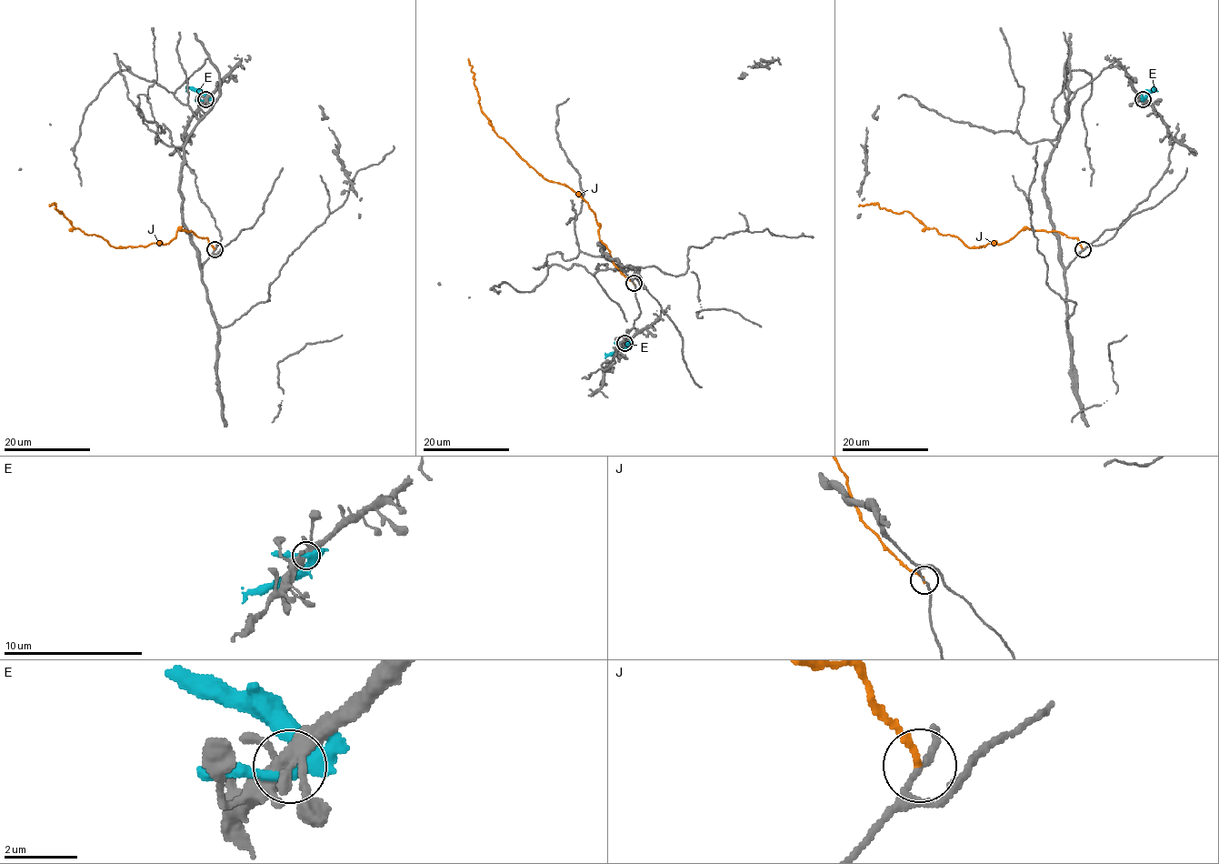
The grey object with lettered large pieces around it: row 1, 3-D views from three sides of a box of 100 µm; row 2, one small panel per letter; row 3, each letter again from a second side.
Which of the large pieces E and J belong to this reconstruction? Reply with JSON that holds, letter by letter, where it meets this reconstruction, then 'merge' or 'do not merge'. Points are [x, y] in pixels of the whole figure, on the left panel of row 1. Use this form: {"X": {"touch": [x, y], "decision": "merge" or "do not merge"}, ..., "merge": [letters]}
{"E": {"touch": [205, 99], "decision": "do not merge"}, "J": {"touch": [214, 249], "decision": "do not merge"}, "merge": []}

